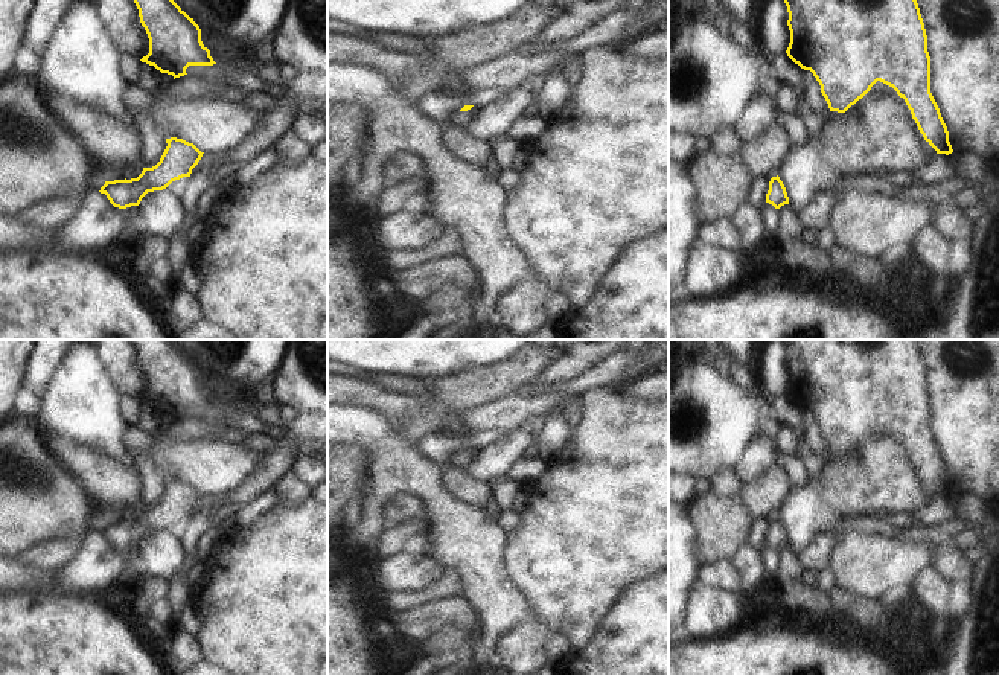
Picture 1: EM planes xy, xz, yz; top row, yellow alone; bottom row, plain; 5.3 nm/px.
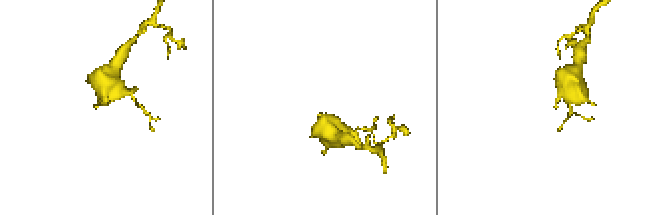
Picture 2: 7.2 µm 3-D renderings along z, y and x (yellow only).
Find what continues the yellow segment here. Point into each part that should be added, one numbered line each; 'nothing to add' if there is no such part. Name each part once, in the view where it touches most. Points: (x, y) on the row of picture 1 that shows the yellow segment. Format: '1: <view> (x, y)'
1: xy (130, 235)

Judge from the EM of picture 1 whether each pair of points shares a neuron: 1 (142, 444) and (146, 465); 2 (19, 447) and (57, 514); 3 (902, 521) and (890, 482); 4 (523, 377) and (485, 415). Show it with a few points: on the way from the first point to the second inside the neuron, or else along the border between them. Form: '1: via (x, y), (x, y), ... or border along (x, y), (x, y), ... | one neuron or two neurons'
1: via (142, 448), (143, 460) | one neuron
2: via (19, 463), (28, 476), (28, 485), (40, 497) | one neuron
3: border along (908, 512), (890, 512), (877, 517) | two neurons
4: border along (520, 392), (468, 412) | two neurons

